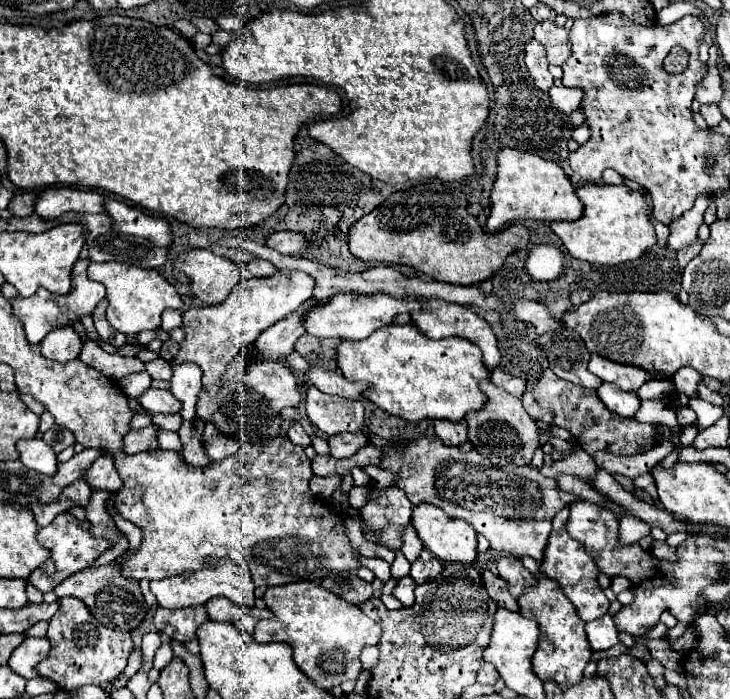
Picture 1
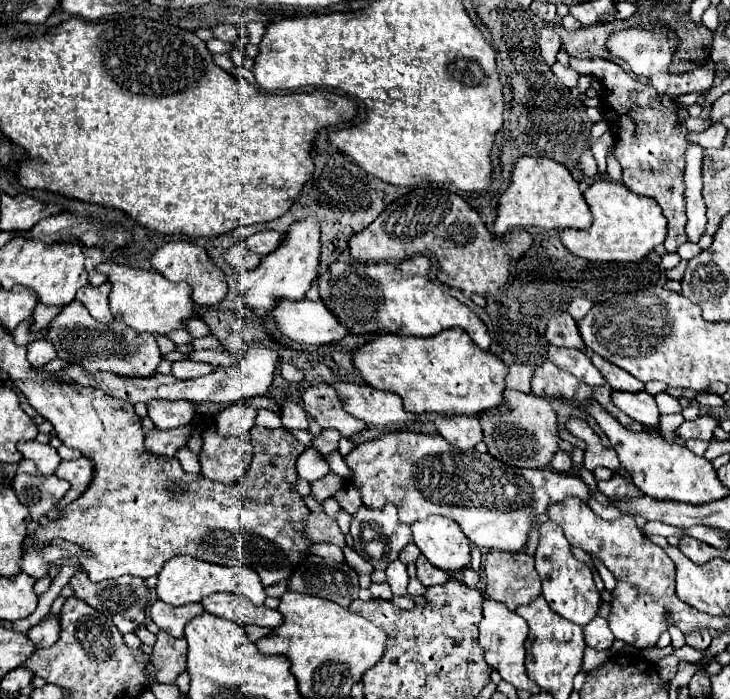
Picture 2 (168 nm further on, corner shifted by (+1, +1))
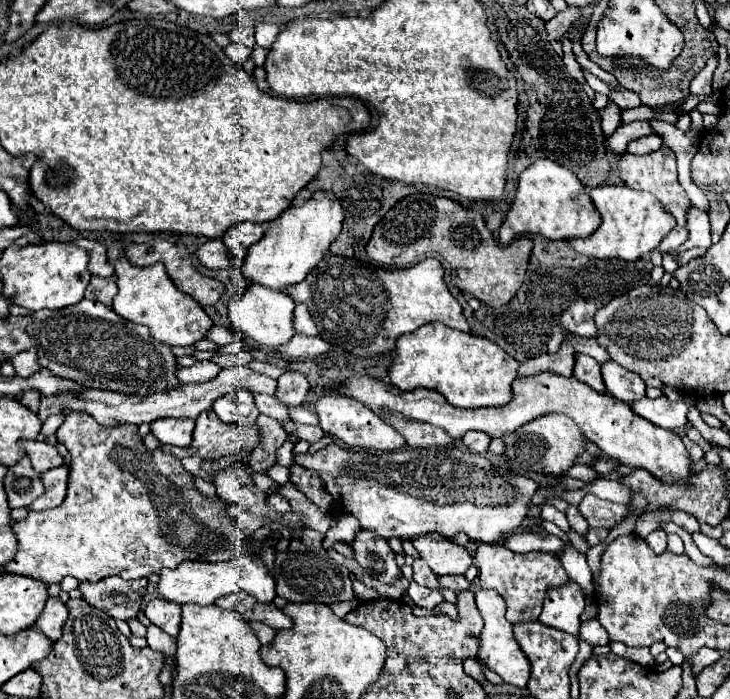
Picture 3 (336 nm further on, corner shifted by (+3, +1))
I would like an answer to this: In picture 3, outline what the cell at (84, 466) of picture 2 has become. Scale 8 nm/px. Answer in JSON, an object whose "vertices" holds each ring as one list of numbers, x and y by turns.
{"vertices":[[66,466,48,470,40,478,44,484,44,494,40,498,36,498,28,506,28,510,50,510,56,504,62,504,62,500,66,496,66,480,68,480,68,468]]}

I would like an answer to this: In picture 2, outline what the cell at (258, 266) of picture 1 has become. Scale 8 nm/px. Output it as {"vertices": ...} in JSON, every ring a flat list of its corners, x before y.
{"vertices":[[244,244,232,246,232,248,224,254,224,258,226,258,226,262,230,262,232,266,236,266,236,268,240,268,240,270,254,270,254,268,260,264,260,260,262,260,260,254,248,250]]}

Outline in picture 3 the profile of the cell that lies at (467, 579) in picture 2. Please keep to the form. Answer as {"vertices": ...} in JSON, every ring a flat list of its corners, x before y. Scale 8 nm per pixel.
{"vertices":[[442,576,440,578,440,586,448,588,448,590,452,590,456,594,460,594,462,590,468,590,470,582,464,576]]}

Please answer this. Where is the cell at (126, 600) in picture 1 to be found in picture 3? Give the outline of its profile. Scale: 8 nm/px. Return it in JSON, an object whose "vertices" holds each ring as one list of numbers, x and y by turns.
{"vertices":[[108,576,106,580,94,584,80,584,80,592,84,600,96,608,108,612,114,620,136,618,140,610,142,598,146,594,148,578,138,580,122,580,120,576]]}

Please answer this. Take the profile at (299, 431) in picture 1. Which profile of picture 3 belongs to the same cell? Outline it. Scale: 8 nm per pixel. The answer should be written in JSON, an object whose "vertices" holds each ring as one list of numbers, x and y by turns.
{"vertices":[[284,372,280,378,278,378,278,400,286,406,300,406,306,398,310,390,310,384,308,384,308,378,302,374,302,372]]}

